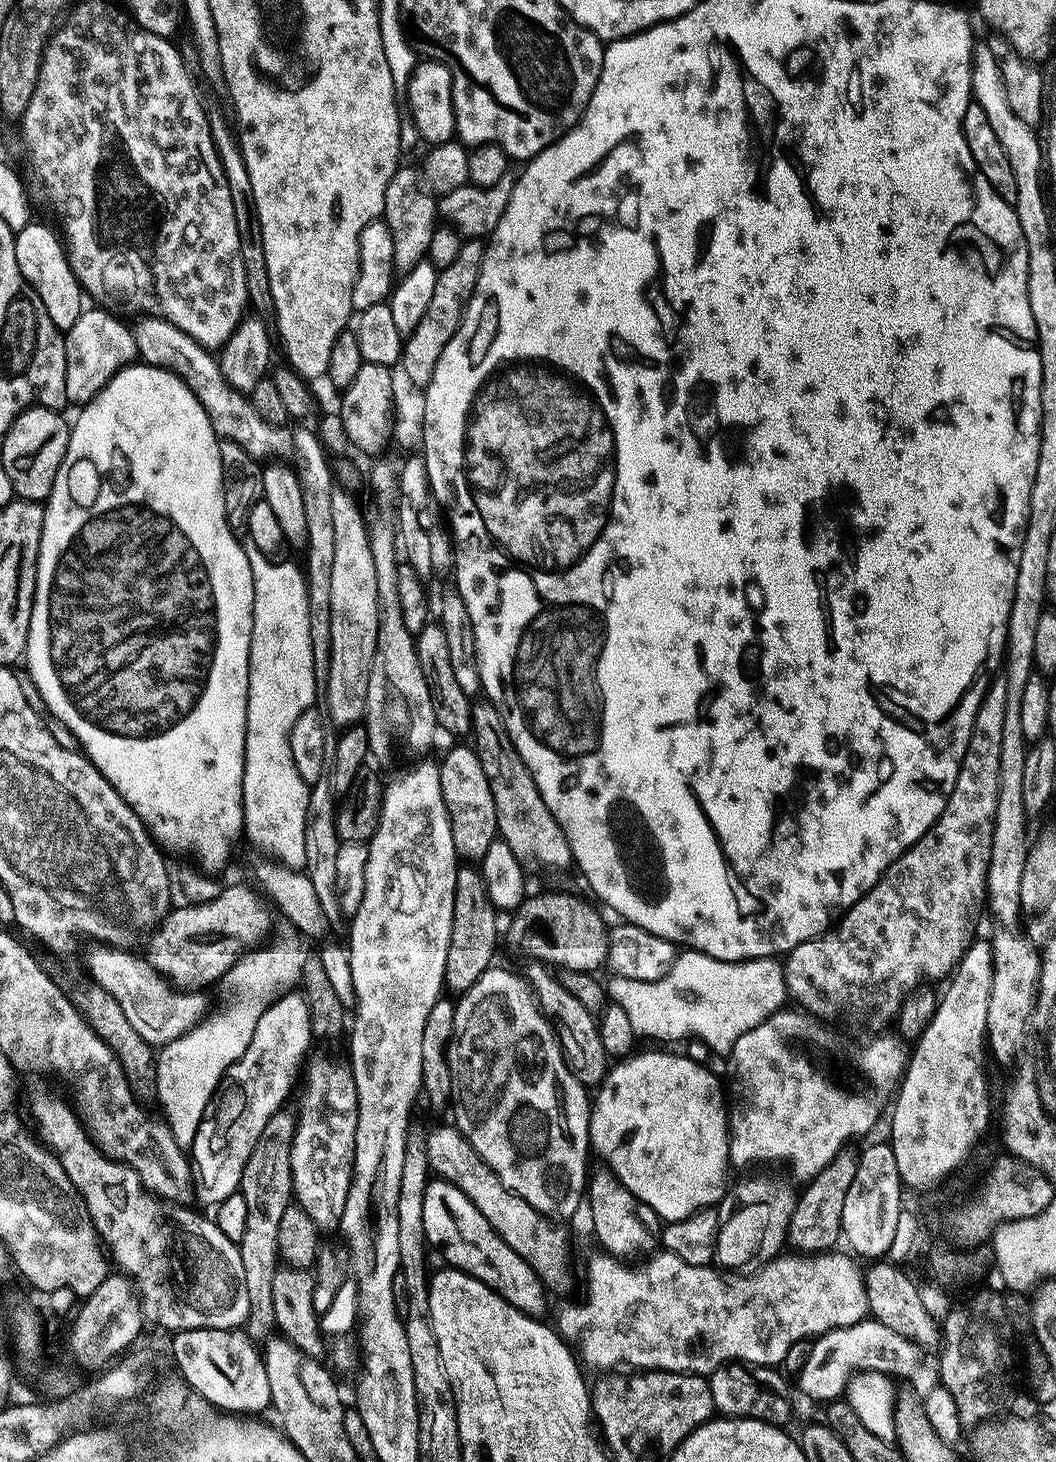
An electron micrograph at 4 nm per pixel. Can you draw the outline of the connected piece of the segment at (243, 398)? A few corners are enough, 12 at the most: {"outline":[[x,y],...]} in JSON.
{"outline":[[163,316],[131,325],[139,359],[186,382],[220,440],[280,458],[287,427],[224,381],[219,359]]}

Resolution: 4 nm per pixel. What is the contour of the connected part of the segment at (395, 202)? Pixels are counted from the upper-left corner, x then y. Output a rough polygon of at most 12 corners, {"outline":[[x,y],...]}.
{"outline":[[401,165],[383,195],[394,264],[428,255],[438,204],[419,171]]}

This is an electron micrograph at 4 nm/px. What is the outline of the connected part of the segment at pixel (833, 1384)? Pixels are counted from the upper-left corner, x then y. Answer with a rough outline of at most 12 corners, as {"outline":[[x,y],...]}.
{"outline":[[865,1318],[811,1341],[798,1377],[839,1400],[858,1372],[912,1376],[921,1349]]}

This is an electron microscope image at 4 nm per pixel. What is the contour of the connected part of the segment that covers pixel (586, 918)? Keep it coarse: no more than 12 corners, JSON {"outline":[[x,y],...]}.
{"outline":[[568,892],[529,895],[508,936],[533,961],[595,973],[609,925]]}

